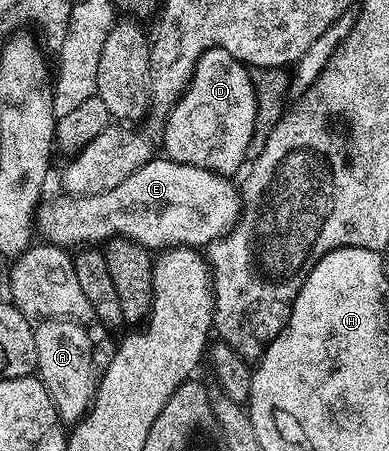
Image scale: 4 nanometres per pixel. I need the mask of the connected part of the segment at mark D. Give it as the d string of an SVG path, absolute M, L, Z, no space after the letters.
M212 47L199 57L193 70L189 86L185 88L177 104L169 110L169 116L163 120L163 136L165 135L164 154L177 163L190 163L216 175L236 176L241 163L246 162L247 145L251 142L251 133L255 129L255 89L249 76L250 68L241 63L227 49Z

